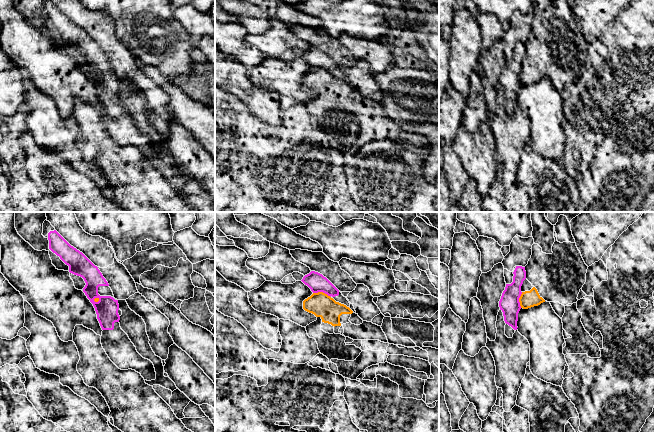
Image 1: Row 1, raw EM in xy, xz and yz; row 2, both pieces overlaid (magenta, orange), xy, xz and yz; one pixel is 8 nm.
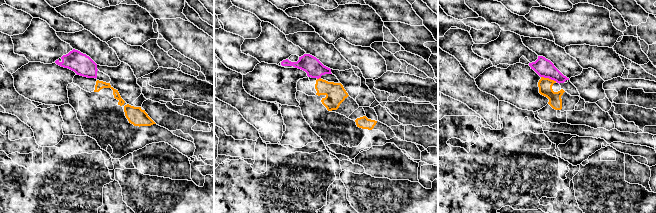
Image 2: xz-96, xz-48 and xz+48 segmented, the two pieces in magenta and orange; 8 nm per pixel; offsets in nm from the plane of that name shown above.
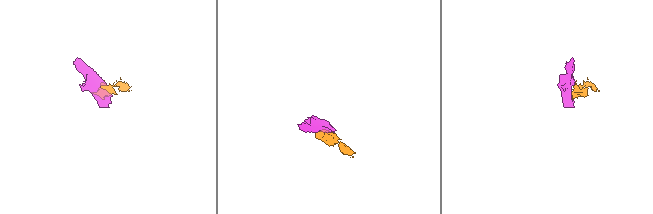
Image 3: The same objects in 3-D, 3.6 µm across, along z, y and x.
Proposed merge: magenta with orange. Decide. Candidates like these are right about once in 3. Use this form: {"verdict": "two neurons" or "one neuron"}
{"verdict": "two neurons"}

